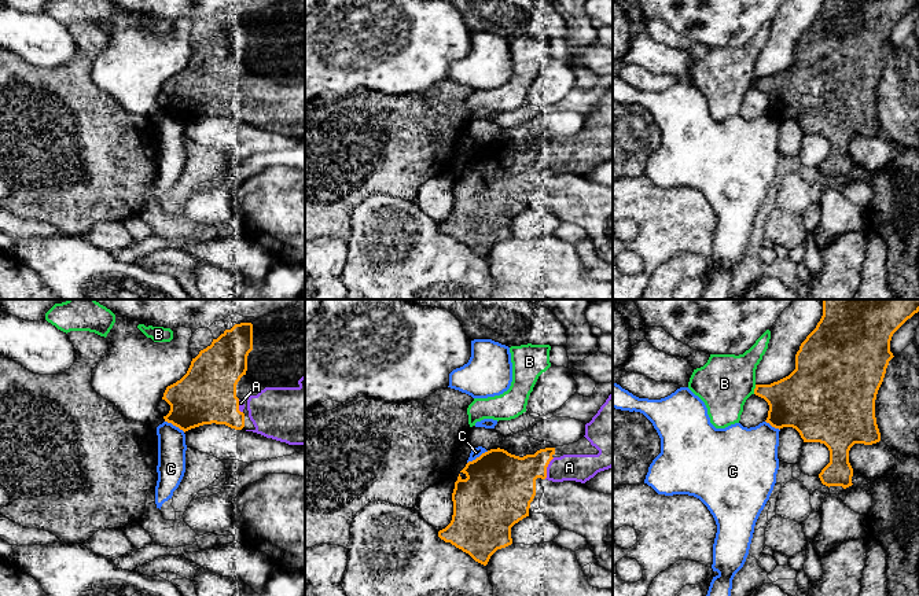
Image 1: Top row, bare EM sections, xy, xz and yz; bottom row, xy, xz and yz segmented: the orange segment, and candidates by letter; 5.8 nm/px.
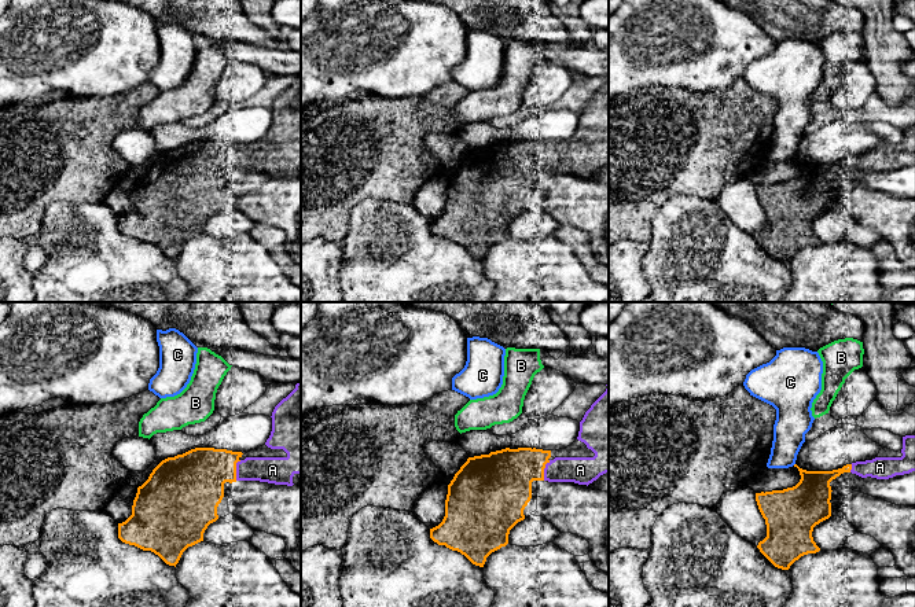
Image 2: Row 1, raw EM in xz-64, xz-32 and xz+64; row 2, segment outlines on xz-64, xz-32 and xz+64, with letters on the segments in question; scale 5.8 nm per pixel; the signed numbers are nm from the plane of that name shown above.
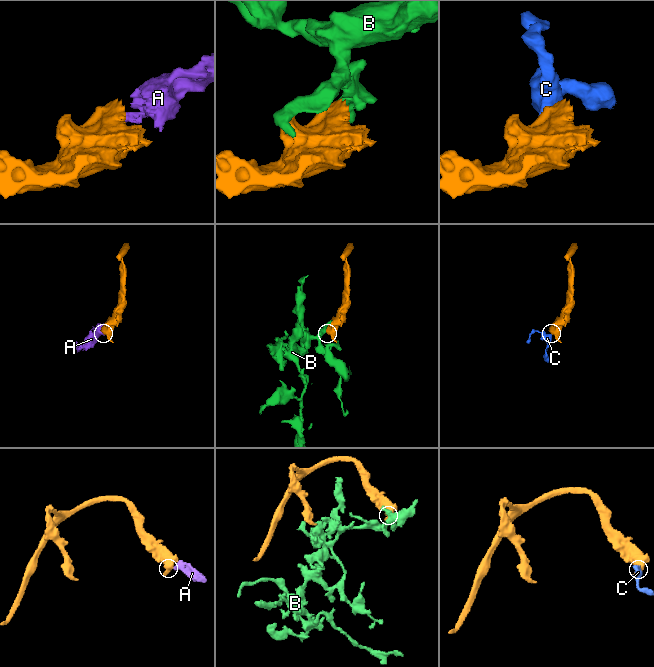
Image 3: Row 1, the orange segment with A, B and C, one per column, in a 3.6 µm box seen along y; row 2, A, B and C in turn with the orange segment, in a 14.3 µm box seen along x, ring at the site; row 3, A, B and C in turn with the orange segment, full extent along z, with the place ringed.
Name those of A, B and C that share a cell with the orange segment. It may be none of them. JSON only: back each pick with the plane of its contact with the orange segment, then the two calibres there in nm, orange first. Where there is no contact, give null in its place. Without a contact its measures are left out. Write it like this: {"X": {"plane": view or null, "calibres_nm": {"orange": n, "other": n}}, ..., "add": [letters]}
{"A": {"plane": "xz", "calibres_nm": {"orange": 360, "other": 160}}, "add": ["A"]}

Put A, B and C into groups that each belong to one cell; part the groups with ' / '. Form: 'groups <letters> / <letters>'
groups A / B / C

